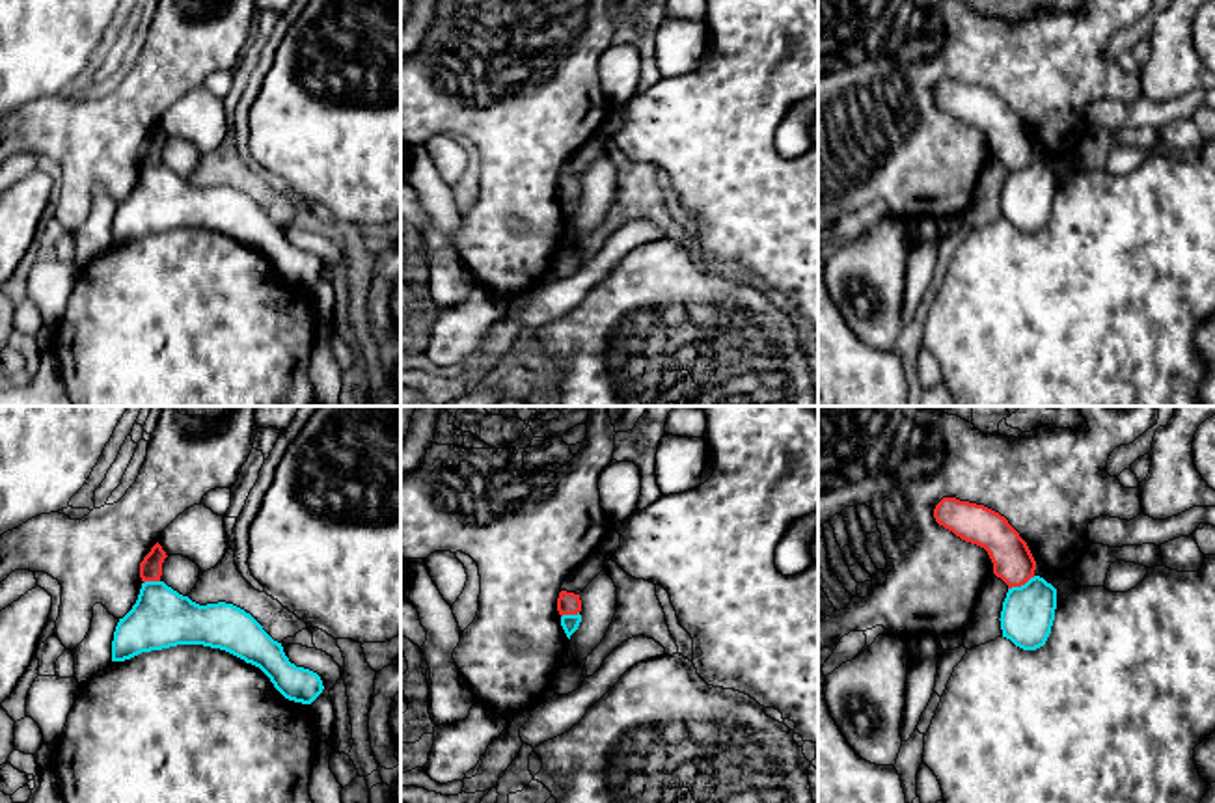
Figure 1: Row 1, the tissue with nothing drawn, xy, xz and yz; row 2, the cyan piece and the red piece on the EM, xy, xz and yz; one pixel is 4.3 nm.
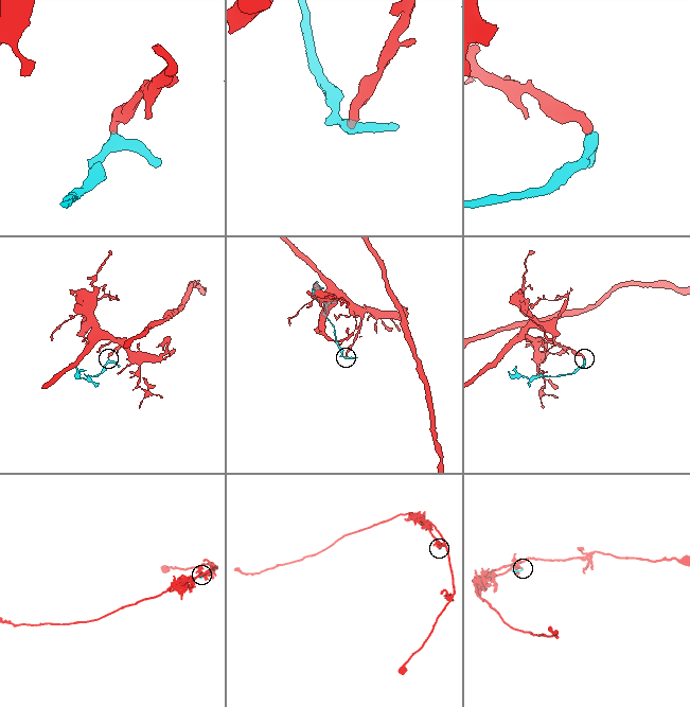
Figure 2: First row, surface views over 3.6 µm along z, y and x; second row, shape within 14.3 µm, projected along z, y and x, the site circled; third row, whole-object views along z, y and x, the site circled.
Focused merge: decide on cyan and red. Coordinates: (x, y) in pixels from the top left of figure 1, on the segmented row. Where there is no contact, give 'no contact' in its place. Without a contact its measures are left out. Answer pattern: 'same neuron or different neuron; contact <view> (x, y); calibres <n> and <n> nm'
different neuron; contact yz (1022, 585); calibres 220 and 180 nm

